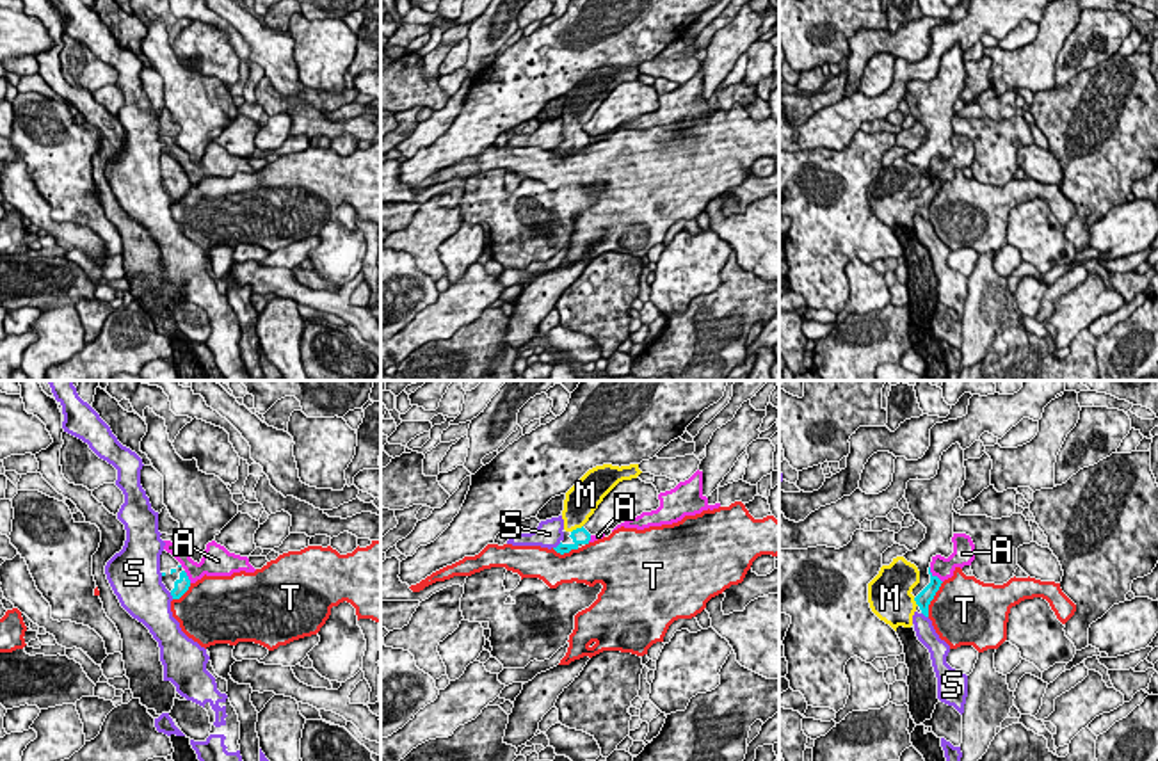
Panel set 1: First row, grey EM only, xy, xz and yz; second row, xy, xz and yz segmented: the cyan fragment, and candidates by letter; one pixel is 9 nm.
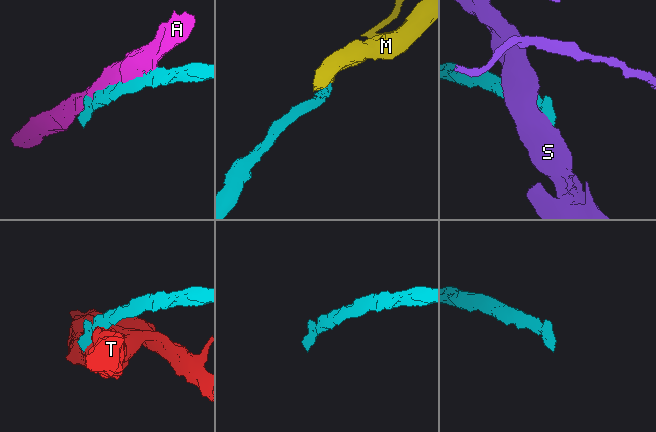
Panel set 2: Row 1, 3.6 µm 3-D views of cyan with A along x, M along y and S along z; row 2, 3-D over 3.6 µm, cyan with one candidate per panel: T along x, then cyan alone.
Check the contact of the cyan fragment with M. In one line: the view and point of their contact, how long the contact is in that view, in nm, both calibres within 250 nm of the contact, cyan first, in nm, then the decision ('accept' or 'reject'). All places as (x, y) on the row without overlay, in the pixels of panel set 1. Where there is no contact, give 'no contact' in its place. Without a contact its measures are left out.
meets cyan in xz at (577, 130); contact 130 nm long; 160 nm thick on the cyan side, 300 nm on the other; accept

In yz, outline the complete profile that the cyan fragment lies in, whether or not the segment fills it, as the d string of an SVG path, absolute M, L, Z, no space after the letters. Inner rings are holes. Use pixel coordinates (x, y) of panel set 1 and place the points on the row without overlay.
M904 158L882 167L879 176L868 185L868 204L872 213L889 226L911 229L913 217L920 210L929 219L929 206L941 188L941 181L930 174L930 185L914 199L911 194L920 185L920 172Z

